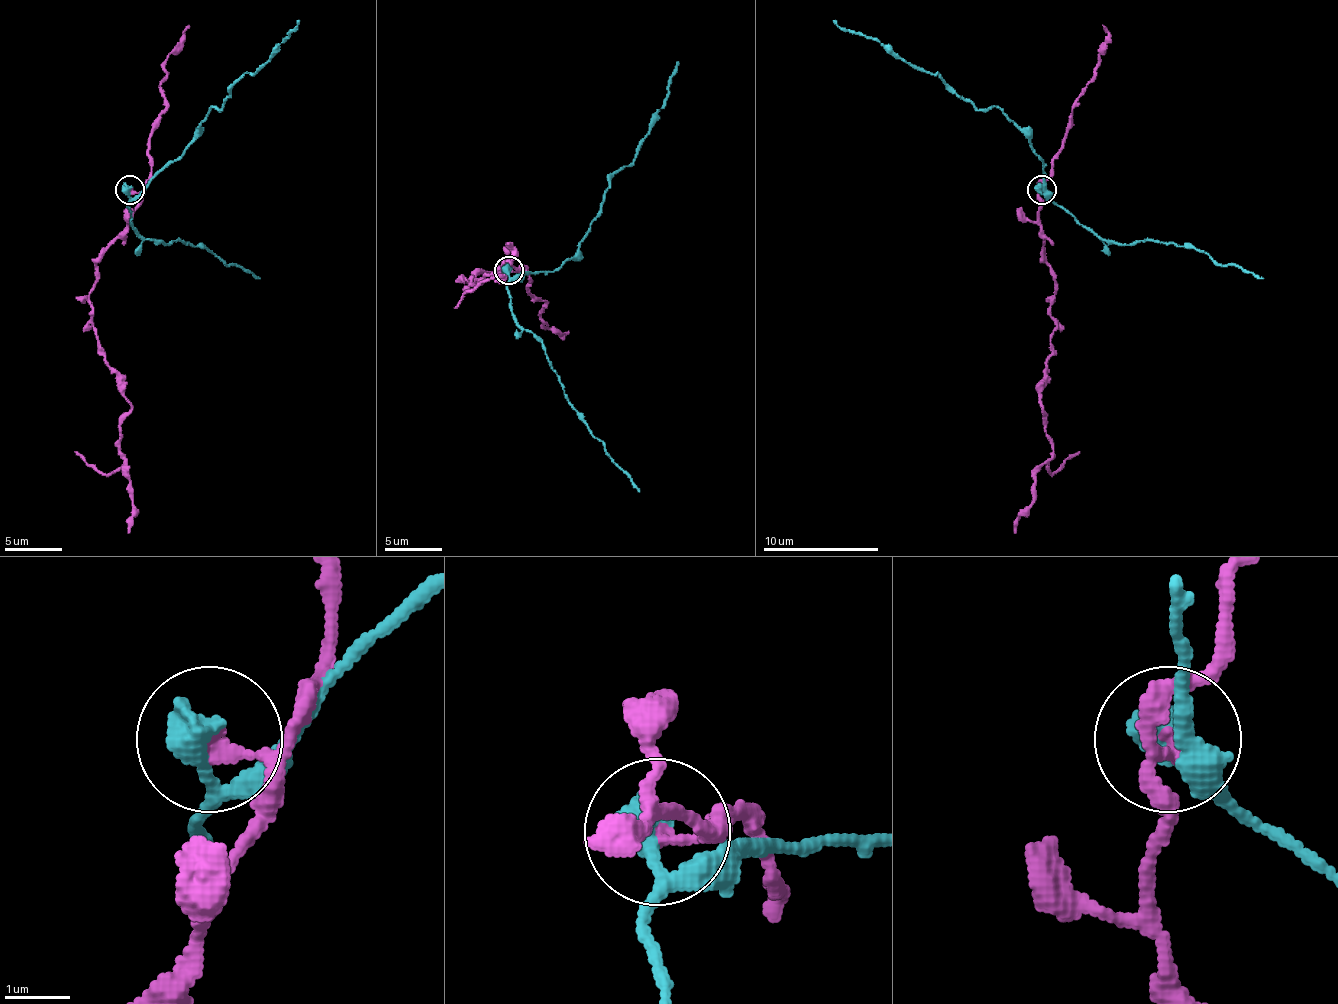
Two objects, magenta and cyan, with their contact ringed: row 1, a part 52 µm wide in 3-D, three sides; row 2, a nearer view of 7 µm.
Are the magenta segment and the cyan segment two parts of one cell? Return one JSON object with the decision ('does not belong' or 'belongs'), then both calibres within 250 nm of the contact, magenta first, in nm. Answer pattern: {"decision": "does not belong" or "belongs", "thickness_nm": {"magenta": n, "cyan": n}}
{"decision": "does not belong", "thickness_nm": {"magenta": 190, "cyan": 550}}

